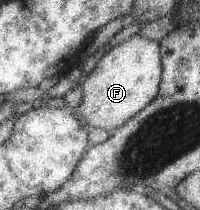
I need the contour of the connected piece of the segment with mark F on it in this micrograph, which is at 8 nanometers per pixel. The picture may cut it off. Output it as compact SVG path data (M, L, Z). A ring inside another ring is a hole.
M132 35L115 45L98 61L82 84L82 100L78 109L85 122L94 129L104 129L112 135L143 111L159 95L163 81L163 55L160 43Z

